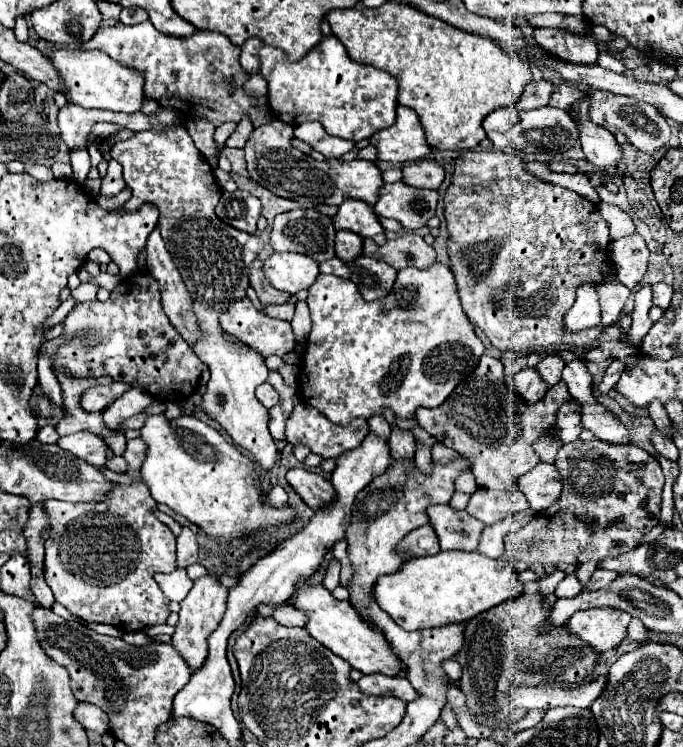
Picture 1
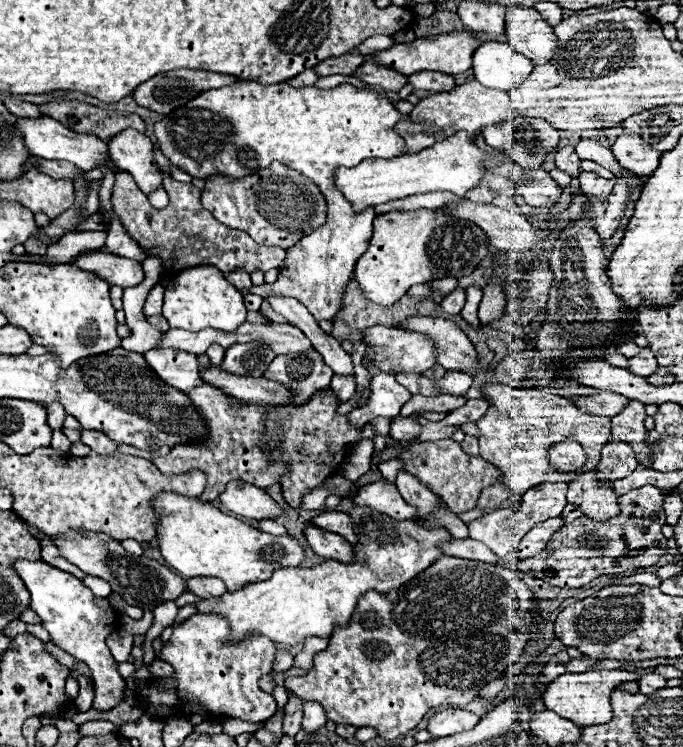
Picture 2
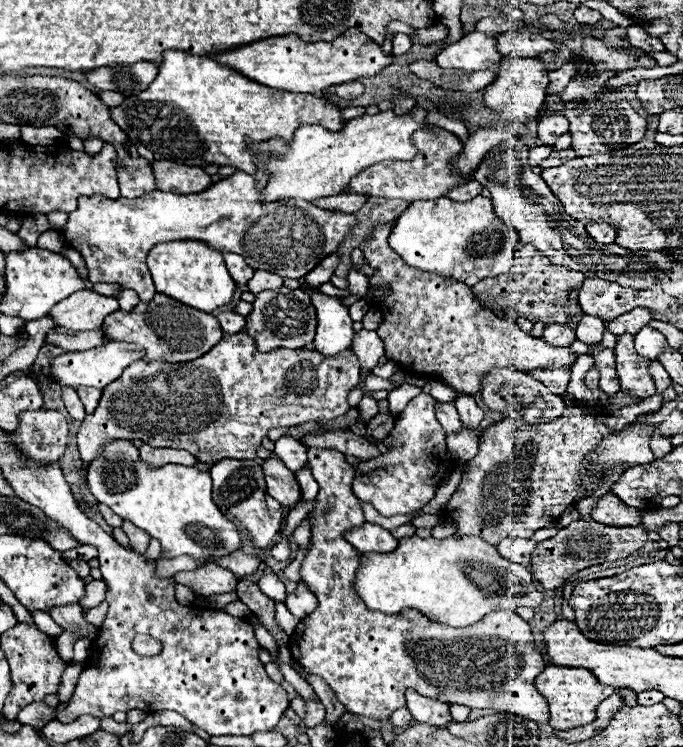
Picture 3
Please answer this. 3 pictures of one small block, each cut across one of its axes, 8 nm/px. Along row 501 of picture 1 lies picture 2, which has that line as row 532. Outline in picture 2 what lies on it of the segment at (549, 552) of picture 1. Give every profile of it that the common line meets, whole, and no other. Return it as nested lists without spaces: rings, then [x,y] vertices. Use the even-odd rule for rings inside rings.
[[[644,486],[638,490],[632,490],[624,496],[620,496],[620,508],[622,512],[612,518],[612,520],[592,520],[586,516],[576,518],[574,522],[566,524],[564,528],[560,528],[560,532],[556,532],[550,540],[550,544],[546,546],[544,552],[540,552],[534,558],[522,560],[518,562],[518,570],[530,574],[532,578],[542,578],[544,582],[548,582],[550,586],[558,586],[564,590],[570,588],[580,588],[586,586],[590,580],[604,576],[604,574],[618,574],[624,570],[634,570],[634,568],[642,568],[642,566],[654,566],[660,556],[664,556],[666,550],[666,538],[660,532],[660,528],[666,524],[666,514],[664,514],[664,492],[660,492],[660,488],[652,488],[652,486]]]

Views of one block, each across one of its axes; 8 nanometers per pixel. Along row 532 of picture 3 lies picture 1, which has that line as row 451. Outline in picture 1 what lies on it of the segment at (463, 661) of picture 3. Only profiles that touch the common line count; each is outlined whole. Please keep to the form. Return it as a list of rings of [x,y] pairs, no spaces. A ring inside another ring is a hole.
[[[298,404],[294,408],[294,412],[290,414],[290,418],[286,420],[286,440],[290,444],[304,444],[322,458],[338,458],[344,450],[352,450],[352,448],[360,446],[368,432],[370,430],[368,430],[368,424],[364,418],[356,418],[348,426],[336,426],[324,414],[320,414],[316,408],[312,408],[308,404]]]

